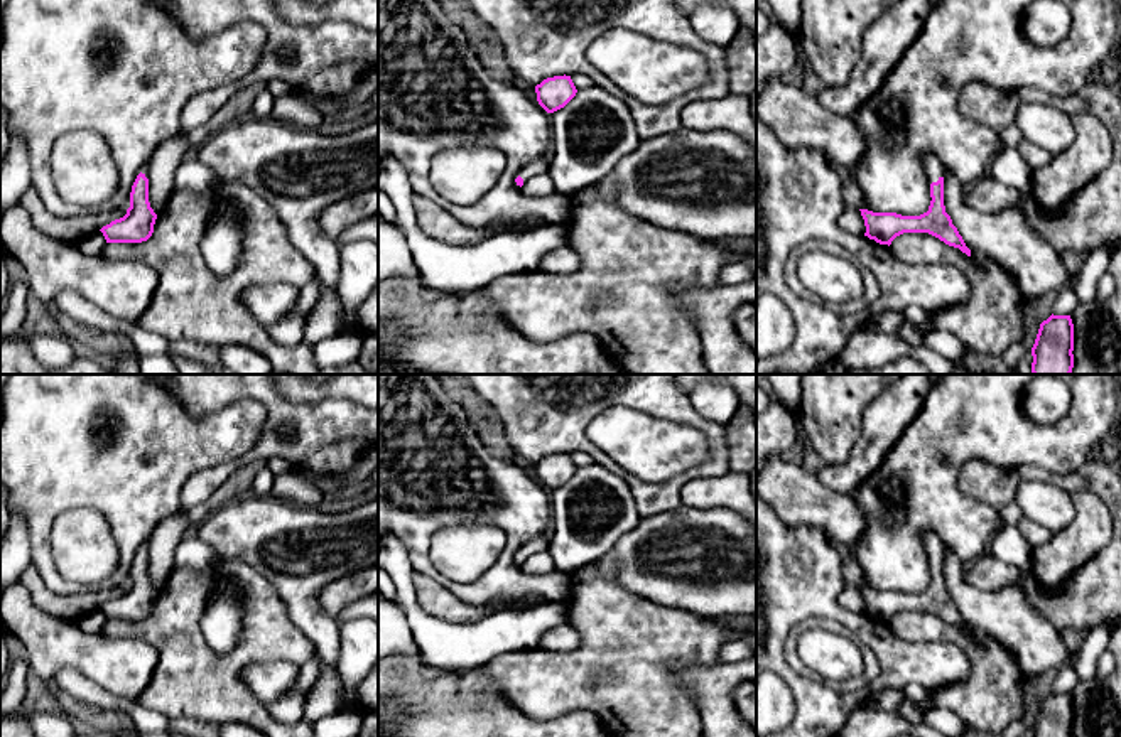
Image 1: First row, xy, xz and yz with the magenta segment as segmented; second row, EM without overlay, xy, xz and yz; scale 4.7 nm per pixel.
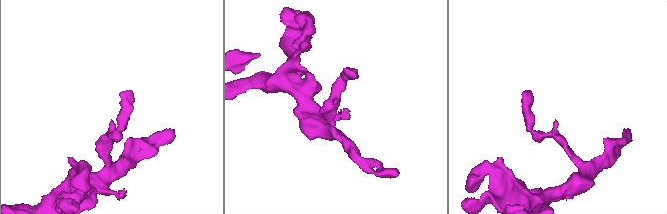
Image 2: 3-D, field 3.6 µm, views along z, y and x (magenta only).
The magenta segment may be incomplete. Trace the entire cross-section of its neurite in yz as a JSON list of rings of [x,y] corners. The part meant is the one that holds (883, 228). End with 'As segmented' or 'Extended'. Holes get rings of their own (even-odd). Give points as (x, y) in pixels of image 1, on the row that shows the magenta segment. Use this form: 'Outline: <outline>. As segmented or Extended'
Outline: [[[932,153],[922,155],[923,169],[932,180],[930,184],[930,206],[929,211],[920,216],[902,216],[896,212],[873,212],[859,209],[864,219],[866,233],[869,239],[880,245],[891,245],[891,241],[903,233],[929,233],[949,246],[959,248],[971,256],[971,250],[966,246],[957,228],[952,224],[950,216],[944,206],[944,167]]]. Extended

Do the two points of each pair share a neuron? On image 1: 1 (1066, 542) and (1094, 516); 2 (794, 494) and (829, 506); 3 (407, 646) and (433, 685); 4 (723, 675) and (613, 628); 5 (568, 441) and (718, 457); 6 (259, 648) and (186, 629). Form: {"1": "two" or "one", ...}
{"1": "one", "2": "one", "3": "two", "4": "two", "5": "one", "6": "one"}

